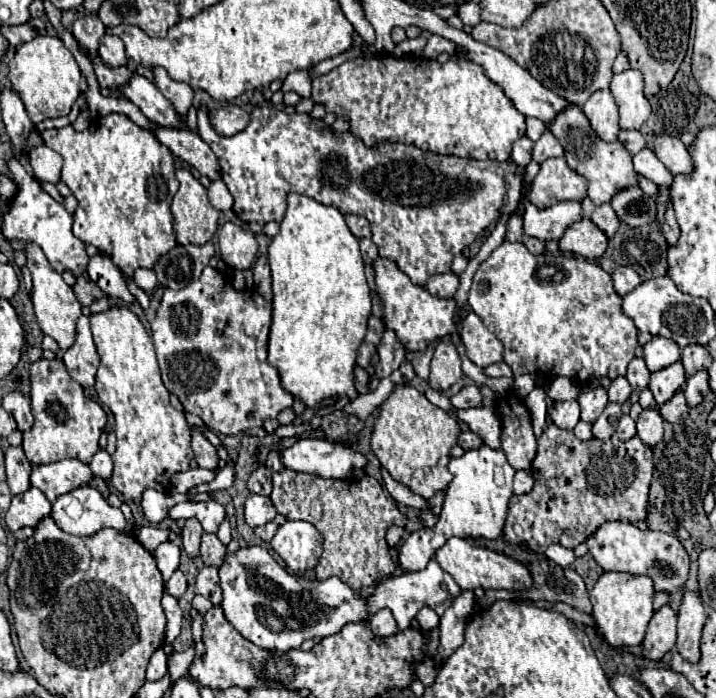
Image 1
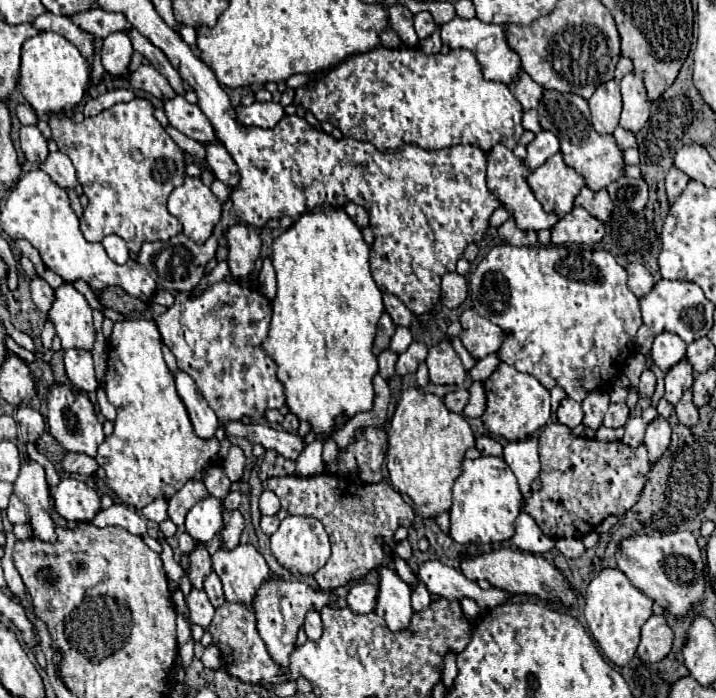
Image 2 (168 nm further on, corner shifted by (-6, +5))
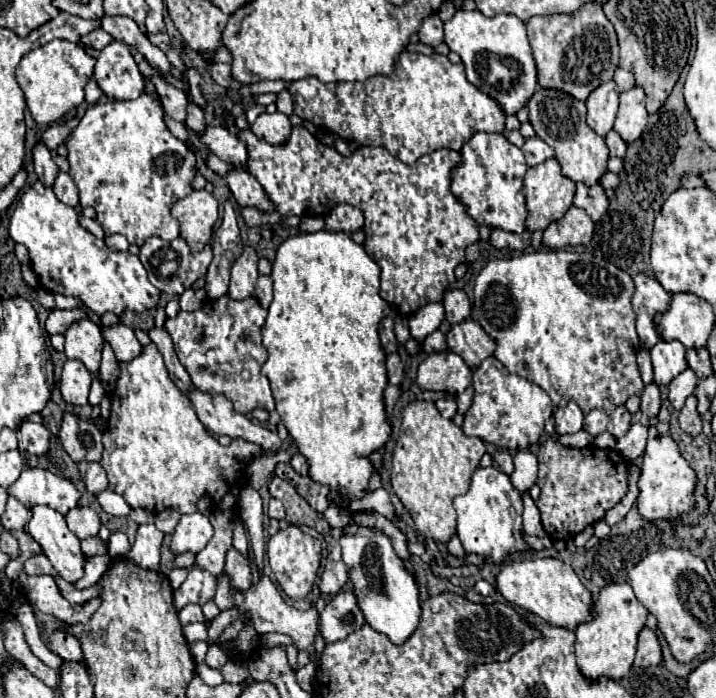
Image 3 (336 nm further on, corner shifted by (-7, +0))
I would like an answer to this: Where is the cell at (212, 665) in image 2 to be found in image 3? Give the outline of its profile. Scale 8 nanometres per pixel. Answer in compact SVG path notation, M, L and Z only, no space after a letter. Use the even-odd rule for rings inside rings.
M210 645L208 647L208 655L206 655L206 665L212 667L212 669L222 669L228 661L228 655L218 647L218 645Z

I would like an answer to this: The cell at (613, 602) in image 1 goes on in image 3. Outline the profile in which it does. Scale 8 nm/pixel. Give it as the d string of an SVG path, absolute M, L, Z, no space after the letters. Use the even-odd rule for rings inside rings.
M628 583L606 585L594 599L592 619L576 627L576 661L582 673L590 679L606 675L614 681L630 673L636 653L638 633L644 629L648 609L636 599Z

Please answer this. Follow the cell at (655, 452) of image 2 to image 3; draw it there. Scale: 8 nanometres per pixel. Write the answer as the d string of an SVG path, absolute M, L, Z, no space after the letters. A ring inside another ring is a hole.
M658 435L648 439L646 451L644 451L644 463L642 473L638 479L640 495L638 495L638 511L644 519L656 521L656 519L670 519L674 515L682 515L692 509L696 473L688 467L688 463L682 459L676 441L670 435Z

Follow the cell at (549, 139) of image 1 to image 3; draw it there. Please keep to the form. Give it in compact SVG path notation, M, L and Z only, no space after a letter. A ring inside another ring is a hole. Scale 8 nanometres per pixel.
M540 137L528 139L528 141L524 143L522 151L524 151L526 163L528 163L530 167L540 165L540 163L544 163L546 159L552 159L552 157L554 157L554 149L552 149L546 141L542 141Z

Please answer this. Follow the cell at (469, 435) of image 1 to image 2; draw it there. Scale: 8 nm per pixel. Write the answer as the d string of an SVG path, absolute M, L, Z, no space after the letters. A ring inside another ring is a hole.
M479 436L475 446L477 446L477 450L479 450L483 456L503 456L503 446L501 446L501 442L497 442L497 440L491 438L491 436Z

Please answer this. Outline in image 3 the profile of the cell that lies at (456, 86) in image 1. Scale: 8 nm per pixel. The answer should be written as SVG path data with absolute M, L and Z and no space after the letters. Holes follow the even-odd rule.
M400 53L394 71L386 75L374 75L362 83L322 83L316 77L306 77L300 81L288 83L292 99L296 99L296 115L312 121L316 127L324 127L330 133L336 133L342 139L356 141L358 145L384 147L394 157L404 163L414 163L422 155L434 153L442 147L460 151L464 141L470 141L474 133L500 133L510 135L506 129L506 113L496 105L486 93L480 93L464 73L464 63L450 63L446 55L420 55L420 53Z

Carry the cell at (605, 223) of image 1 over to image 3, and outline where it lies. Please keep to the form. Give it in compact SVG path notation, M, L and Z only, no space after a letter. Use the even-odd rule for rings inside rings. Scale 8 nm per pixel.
M576 183L574 205L584 209L592 217L592 221L598 221L608 209L608 197L600 185L586 187L584 183Z

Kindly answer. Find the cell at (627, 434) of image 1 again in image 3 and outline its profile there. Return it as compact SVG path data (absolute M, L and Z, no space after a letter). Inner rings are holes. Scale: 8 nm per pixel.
M632 425L630 431L624 437L618 439L616 449L622 453L622 457L626 461L634 461L636 457L640 457L644 453L646 435L648 435L648 427L644 427L644 425Z

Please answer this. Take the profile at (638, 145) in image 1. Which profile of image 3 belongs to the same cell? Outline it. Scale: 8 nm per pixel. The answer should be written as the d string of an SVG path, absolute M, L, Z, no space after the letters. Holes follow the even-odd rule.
M610 131L610 133L606 135L606 145L608 145L612 157L624 157L626 147L628 147L626 141L624 141L616 131Z

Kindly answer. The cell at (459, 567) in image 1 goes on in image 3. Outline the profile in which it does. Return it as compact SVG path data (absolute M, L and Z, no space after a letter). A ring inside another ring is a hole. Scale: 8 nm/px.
M542 557L508 561L500 567L500 573L496 575L496 589L502 593L504 599L538 615L542 621L550 625L576 629L578 623L590 619L592 593L580 583L574 569L560 559Z

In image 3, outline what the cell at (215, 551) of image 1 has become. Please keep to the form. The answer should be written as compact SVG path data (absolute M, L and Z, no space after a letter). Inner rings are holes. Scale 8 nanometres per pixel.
M226 573L218 575L218 589L216 589L216 597L214 601L218 603L221 610L235 608L239 613L250 613L253 619L253 625L259 635L266 633L286 633L294 639L298 651L308 651L312 655L314 661L314 635L316 635L316 621L318 621L318 613L314 607L310 607L308 611L298 611L294 607L288 607L284 603L284 599L280 597L278 587L270 581L270 577L260 575L258 577L258 585L252 583L250 589L246 591L238 591L230 585L230 579Z

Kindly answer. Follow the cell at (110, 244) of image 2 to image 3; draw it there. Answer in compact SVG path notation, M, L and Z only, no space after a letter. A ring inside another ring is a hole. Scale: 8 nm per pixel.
M110 235L110 237L106 237L106 245L112 251L126 251L130 247L130 243L126 241L124 235Z

